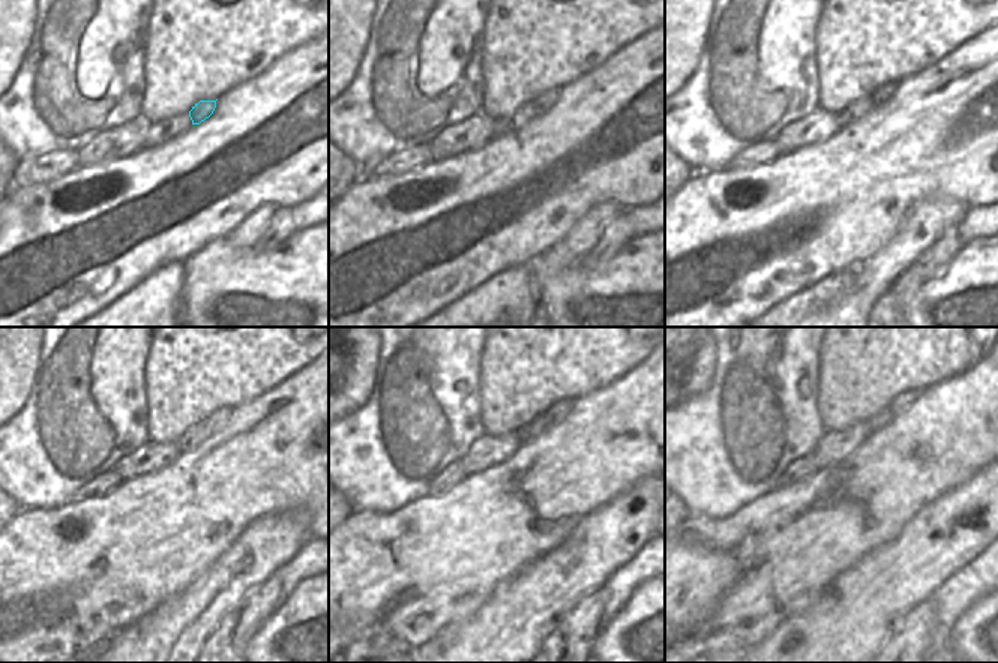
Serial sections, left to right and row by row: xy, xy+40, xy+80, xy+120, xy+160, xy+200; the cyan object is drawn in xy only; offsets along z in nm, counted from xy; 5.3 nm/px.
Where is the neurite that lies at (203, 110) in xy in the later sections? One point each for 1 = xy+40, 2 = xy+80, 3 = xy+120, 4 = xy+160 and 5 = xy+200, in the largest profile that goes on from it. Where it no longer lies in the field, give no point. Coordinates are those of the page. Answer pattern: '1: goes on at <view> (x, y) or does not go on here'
1: goes on at xy+40 (542, 102)
2: goes on at xy+80 (878, 96)
3: goes on at xy+120 (216, 420)
4: goes on at xy+160 (556, 414)
5: goes on at xy+200 (902, 402)

